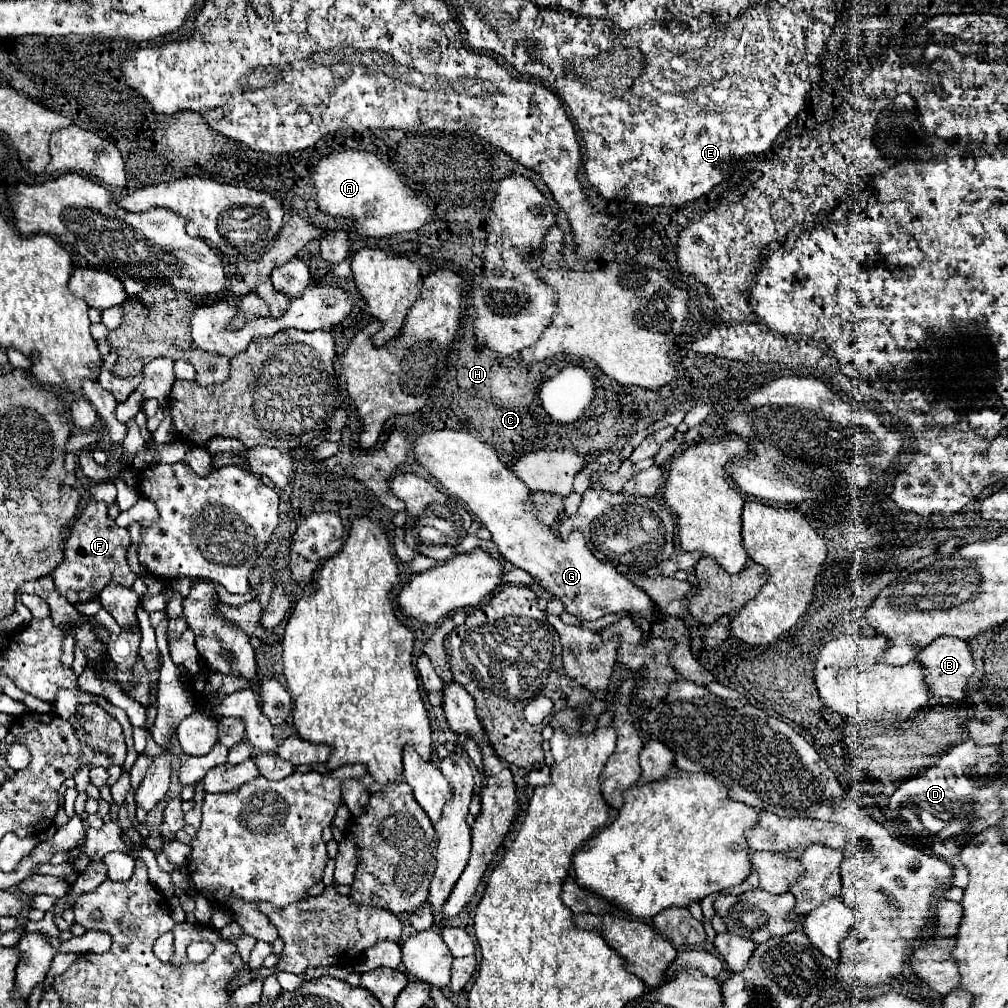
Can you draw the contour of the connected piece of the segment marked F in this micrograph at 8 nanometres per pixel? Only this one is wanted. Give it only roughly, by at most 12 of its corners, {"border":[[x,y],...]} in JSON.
{"border":[[91,501],[53,571],[71,605],[131,587],[129,531]]}

